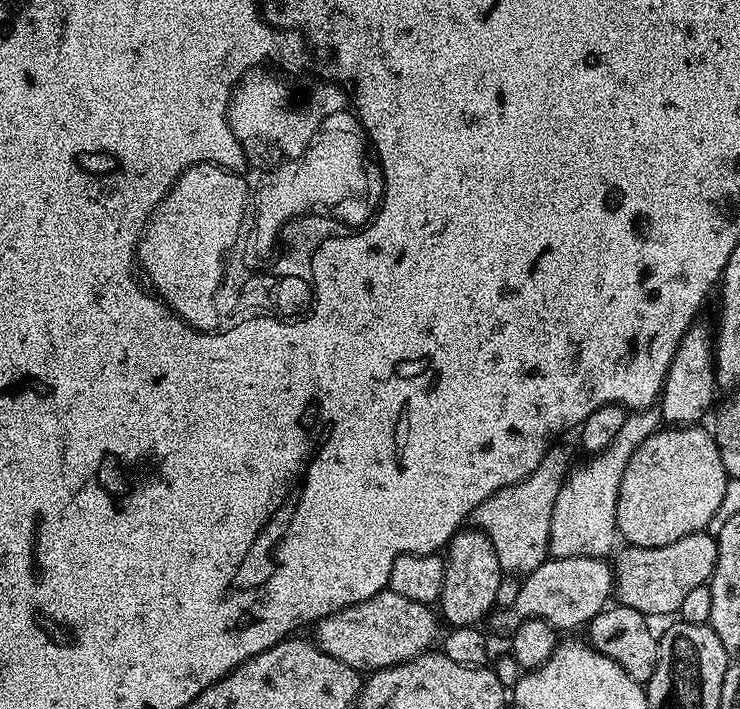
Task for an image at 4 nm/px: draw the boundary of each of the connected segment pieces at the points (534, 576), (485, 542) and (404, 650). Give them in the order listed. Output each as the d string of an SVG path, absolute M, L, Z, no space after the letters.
M598 556L548 558L519 583L518 596L512 607L493 611L490 616L493 630L504 638L511 637L527 620L545 620L557 630L587 625L613 599L614 568L607 559Z
M461 530L457 532L446 545L444 569L446 570L446 578L438 601L439 615L445 621L448 619L452 628L470 628L479 625L481 623L479 620L484 615L485 619L497 607L495 599L502 579L498 556L495 554L495 548L491 545L490 538L479 530Z
M391 590L378 593L372 600L358 602L352 616L356 616L356 644L352 644L352 648L360 648L360 652L348 652L348 656L352 656L355 669L356 656L360 656L359 671L364 674L423 656L435 645L432 643L441 624L429 605L410 602L410 598L402 598L402 594L394 594Z

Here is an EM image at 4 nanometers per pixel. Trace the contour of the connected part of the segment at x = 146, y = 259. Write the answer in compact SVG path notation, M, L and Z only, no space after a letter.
M195 164L176 180L175 188L156 208L152 223L137 245L137 263L165 304L170 300L192 300L192 286L215 287L220 280L220 252L238 236L243 197L242 182L219 164Z

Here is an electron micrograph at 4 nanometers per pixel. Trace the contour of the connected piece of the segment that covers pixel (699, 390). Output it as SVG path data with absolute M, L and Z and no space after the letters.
M693 322L686 330L670 370L664 379L664 388L660 392L658 407L660 418L665 425L674 428L691 428L699 425L708 411L713 411L712 399L718 393L716 382L716 353L714 351L714 332L701 322Z

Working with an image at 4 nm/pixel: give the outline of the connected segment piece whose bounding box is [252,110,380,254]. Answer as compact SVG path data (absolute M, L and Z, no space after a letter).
M351 111L324 119L307 151L295 160L284 162L276 173L273 171L269 175L266 187L260 193L260 202L253 209L254 252L265 254L280 223L307 207L348 204L351 211L371 207L379 195L380 180L375 165L367 160L364 152L363 144L367 139L360 120Z

